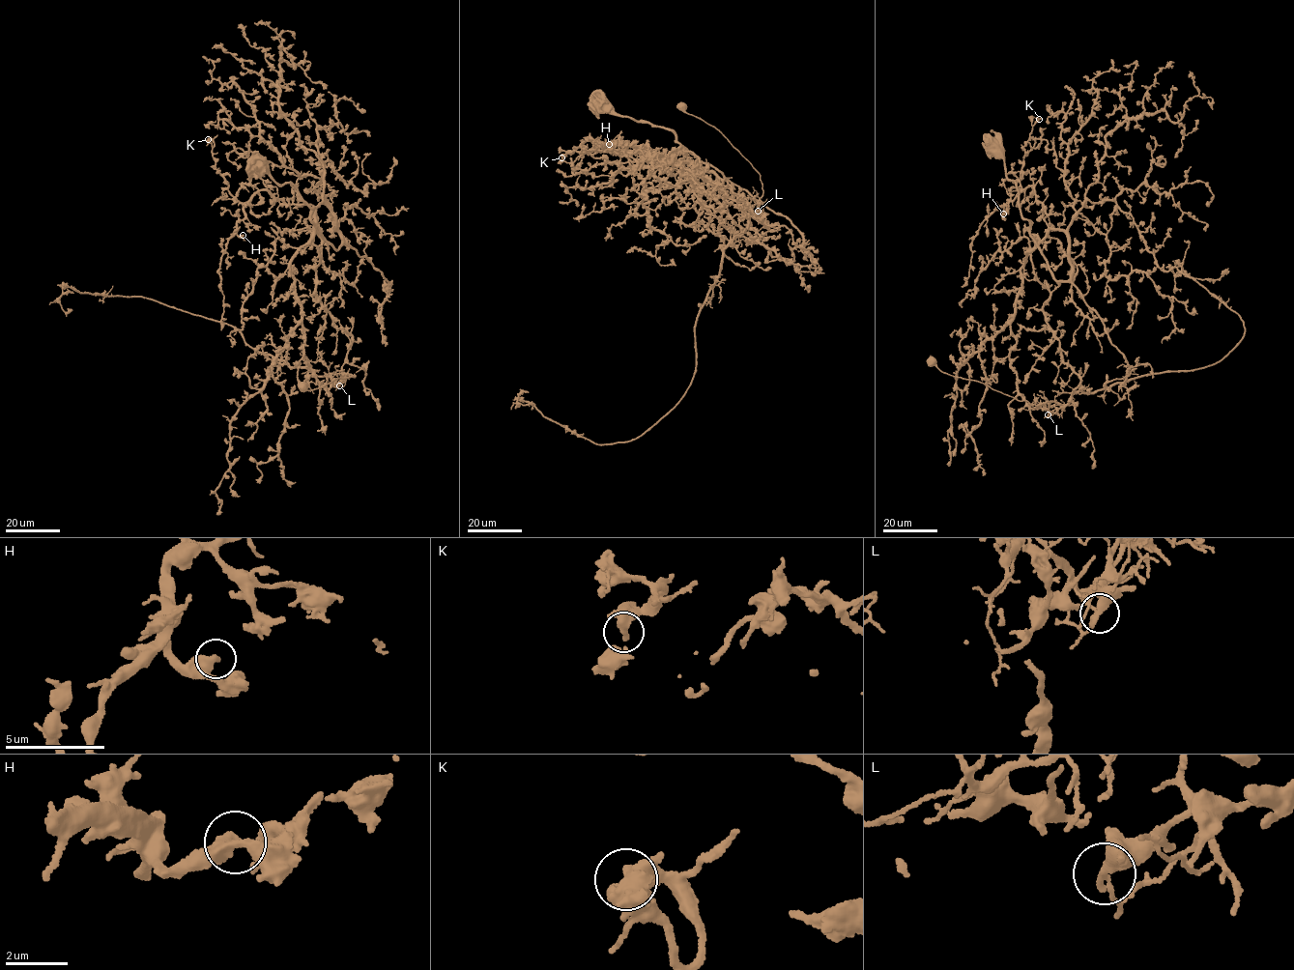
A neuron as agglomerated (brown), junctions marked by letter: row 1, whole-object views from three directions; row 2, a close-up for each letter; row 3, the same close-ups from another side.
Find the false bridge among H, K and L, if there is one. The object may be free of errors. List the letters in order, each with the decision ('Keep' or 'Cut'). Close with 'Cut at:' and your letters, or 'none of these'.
H: Keep
K: Keep
L: Cut
Cut at: L

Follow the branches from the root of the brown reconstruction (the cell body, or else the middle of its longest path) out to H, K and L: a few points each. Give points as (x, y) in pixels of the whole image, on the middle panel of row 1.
H: (601, 105), (669, 129), (686, 155), (668, 154), (654, 161), (601, 146), (609, 144)
K: (601, 105), (669, 129), (685, 155), (668, 154), (654, 161), (629, 151), (573, 150), (561, 157)
L: (601, 105), (669, 129), (684, 152), (699, 159), (705, 182), (767, 223), (762, 222), (758, 211)

